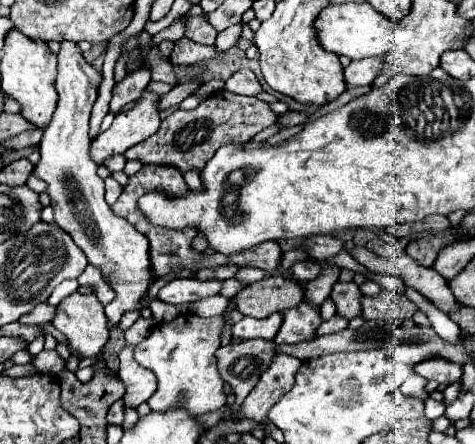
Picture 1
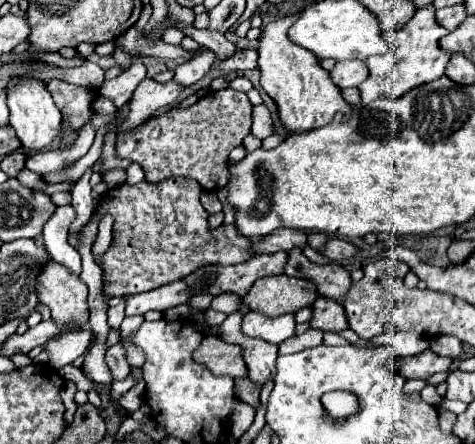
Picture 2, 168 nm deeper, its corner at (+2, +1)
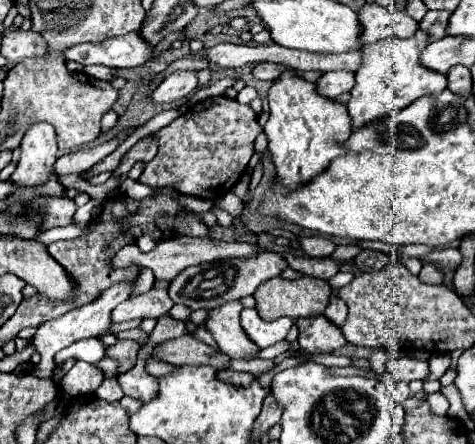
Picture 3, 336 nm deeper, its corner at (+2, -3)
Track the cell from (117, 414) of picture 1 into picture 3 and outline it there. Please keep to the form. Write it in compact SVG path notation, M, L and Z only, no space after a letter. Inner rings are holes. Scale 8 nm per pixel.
M154 342L142 346L137 354L136 366L128 374L118 376L118 384L126 396L140 400L142 404L150 402L158 394L158 382L145 370L146 359L150 355Z

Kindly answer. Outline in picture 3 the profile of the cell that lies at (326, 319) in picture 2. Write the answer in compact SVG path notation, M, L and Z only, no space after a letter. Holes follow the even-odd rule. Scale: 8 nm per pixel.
M322 314L316 318L298 318L296 324L300 328L298 344L304 352L330 352L348 344L342 330L332 326Z

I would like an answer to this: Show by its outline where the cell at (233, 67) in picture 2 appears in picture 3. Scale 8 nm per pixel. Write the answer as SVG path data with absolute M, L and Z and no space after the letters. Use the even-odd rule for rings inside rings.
M260 62L260 64L256 64L256 66L254 66L252 76L254 76L254 78L258 78L258 80L270 80L270 82L272 82L272 78L278 78L282 72L284 72L284 68L282 68L280 64Z

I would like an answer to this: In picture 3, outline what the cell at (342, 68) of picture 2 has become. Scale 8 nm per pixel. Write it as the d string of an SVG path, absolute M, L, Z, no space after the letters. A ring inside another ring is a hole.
M326 72L316 82L318 92L326 98L338 98L344 92L354 88L354 74L352 72Z

